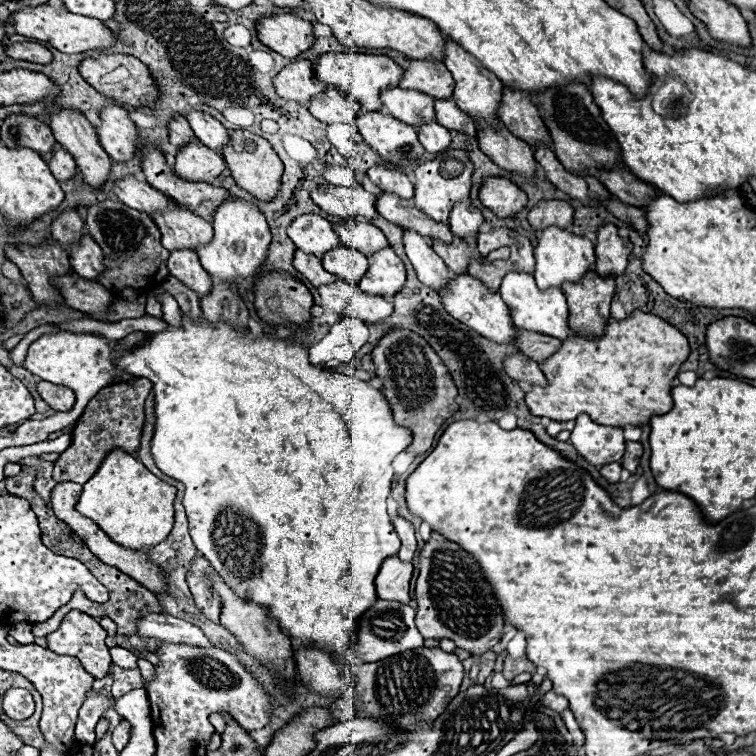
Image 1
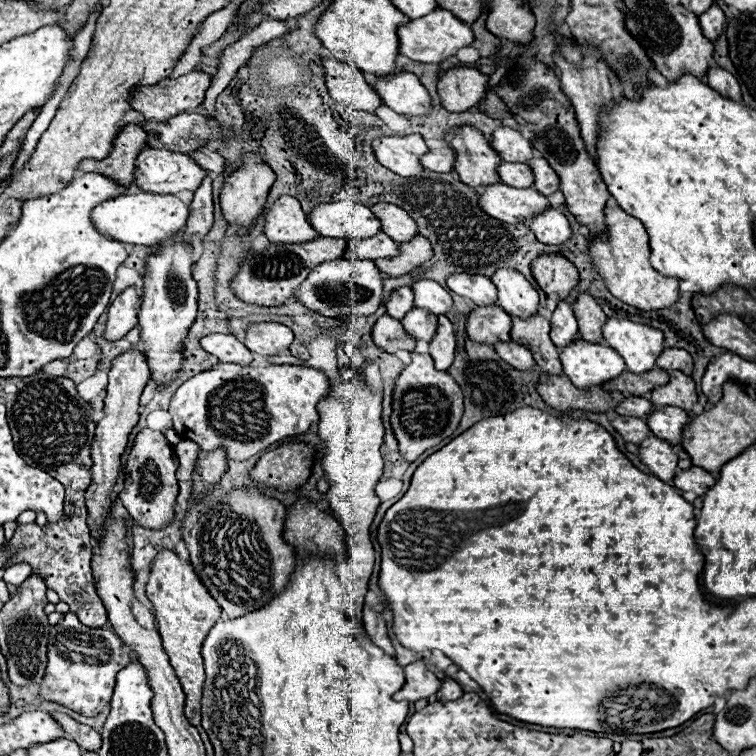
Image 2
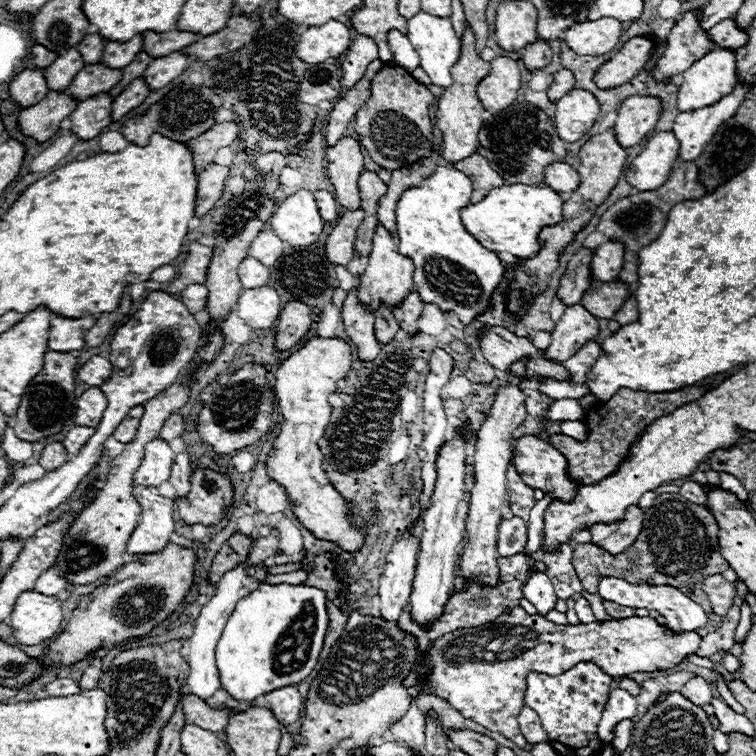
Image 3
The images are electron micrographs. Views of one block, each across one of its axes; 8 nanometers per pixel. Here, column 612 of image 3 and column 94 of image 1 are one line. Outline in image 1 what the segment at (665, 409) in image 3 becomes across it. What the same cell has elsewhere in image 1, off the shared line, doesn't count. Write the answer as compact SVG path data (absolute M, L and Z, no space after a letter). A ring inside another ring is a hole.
M132 378L128 382L114 382L104 386L84 408L82 416L76 420L72 430L72 444L54 462L52 478L56 482L88 482L98 470L100 462L114 448L122 448L134 454L140 448L140 434L144 424L144 400L152 390L148 378Z

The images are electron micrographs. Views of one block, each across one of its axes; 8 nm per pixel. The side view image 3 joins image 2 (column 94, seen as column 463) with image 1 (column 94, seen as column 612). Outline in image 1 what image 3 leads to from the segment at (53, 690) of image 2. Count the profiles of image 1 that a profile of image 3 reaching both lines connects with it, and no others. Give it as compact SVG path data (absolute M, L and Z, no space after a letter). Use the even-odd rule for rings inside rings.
M70 610L60 628L46 636L50 650L78 658L94 678L104 678L112 664L104 638L106 630L92 616L78 610Z

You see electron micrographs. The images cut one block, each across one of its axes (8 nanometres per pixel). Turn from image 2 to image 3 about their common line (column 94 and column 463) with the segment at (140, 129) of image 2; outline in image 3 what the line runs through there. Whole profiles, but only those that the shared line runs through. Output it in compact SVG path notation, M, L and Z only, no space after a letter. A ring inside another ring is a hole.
M474 152L470 158L454 162L452 166L456 166L456 170L464 170L464 174L468 174L468 178L472 178L472 202L480 202L488 192L484 190L492 190L492 188L500 188L504 186L504 180L500 178L500 174L496 174L488 162L484 160L484 156L480 156L478 152Z

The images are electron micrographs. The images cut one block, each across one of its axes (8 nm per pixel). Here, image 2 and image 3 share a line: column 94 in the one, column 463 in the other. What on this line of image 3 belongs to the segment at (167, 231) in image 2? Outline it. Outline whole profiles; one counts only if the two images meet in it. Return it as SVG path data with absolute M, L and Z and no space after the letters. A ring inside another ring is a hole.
M512 184L492 188L482 202L468 204L460 210L460 218L468 234L472 234L484 248L492 252L510 252L516 258L530 258L540 250L536 234L542 226L552 226L562 220L562 204L558 192L546 186Z

